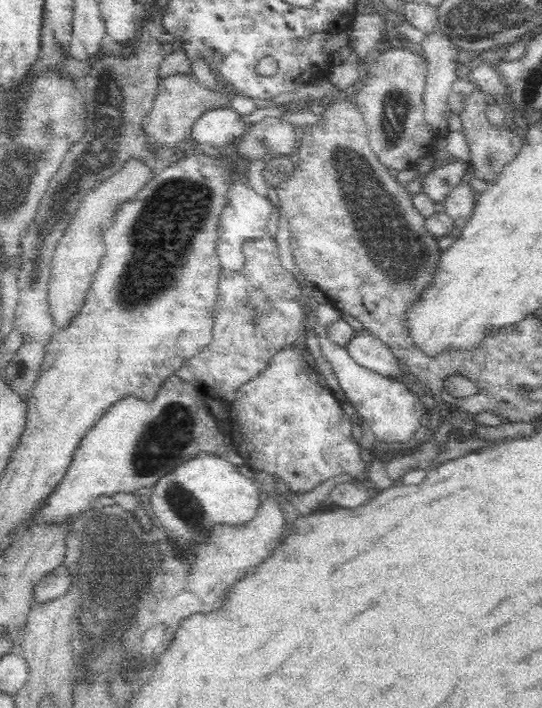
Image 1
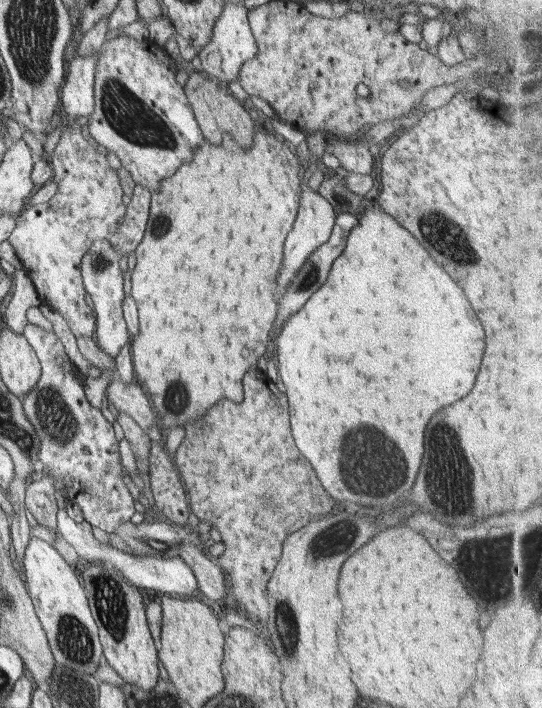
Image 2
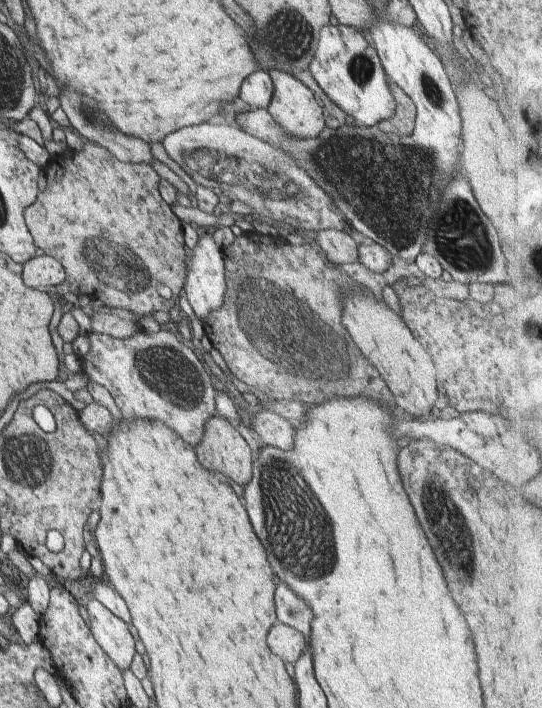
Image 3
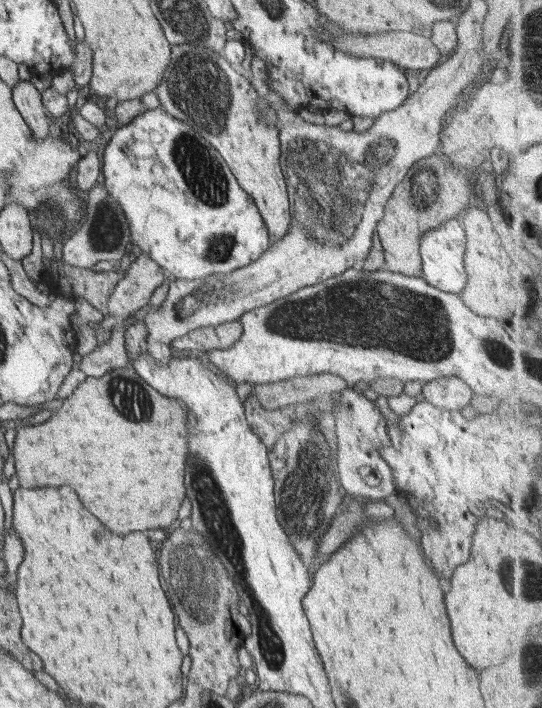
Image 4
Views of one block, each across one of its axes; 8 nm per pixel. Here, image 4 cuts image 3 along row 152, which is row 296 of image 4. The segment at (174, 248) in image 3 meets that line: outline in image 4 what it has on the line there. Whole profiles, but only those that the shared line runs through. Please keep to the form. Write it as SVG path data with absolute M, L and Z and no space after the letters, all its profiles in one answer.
M52 259L47 267L47 260L43 260L44 282L52 295L63 295L71 300L83 298L86 302L108 315L108 299L114 293L114 287L125 278L125 266L117 270L95 272L92 269L81 269L72 266L64 259Z

